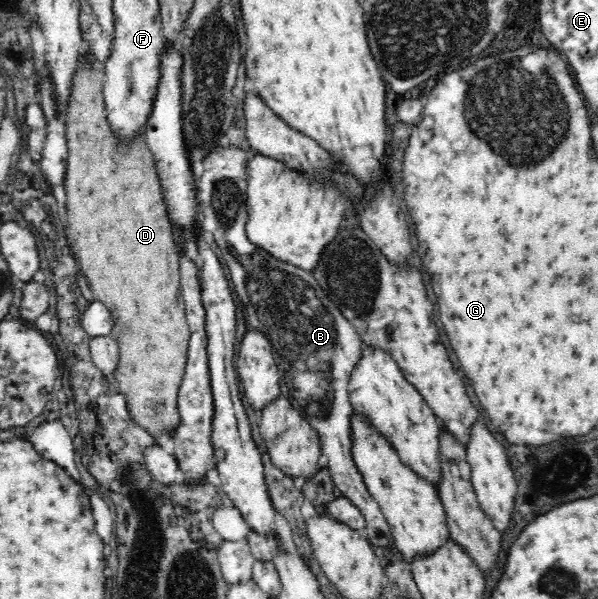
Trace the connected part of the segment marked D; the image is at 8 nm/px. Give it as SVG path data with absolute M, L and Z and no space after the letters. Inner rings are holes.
M81 56L80 62L78 62L78 70L72 77L72 86L70 89L70 96L65 108L65 124L67 132L67 143L68 143L68 170L66 170L66 176L64 180L65 194L66 194L66 210L67 210L67 226L66 232L68 232L68 242L72 244L76 256L80 258L80 268L84 274L88 274L88 282L90 282L90 288L94 290L94 300L100 300L104 302L104 306L112 312L114 317L114 326L111 330L111 337L116 340L119 346L119 360L116 370L114 370L114 381L116 381L116 389L118 393L126 397L126 403L128 403L128 412L133 422L136 422L138 426L144 428L154 439L156 445L158 440L163 435L172 437L176 434L178 426L180 426L180 412L177 409L177 396L184 376L185 366L187 363L187 350L189 346L190 331L186 318L185 302L180 290L180 263L178 258L178 250L176 248L176 242L172 237L172 226L169 218L167 217L166 206L163 201L163 191L157 177L157 172L153 163L152 153L147 147L145 137L142 135L136 135L133 141L127 146L122 147L118 143L118 137L112 134L112 127L110 127L110 121L106 116L106 109L103 99L103 84L105 80L104 70L102 65L98 62L90 63L90 60L86 56Z

